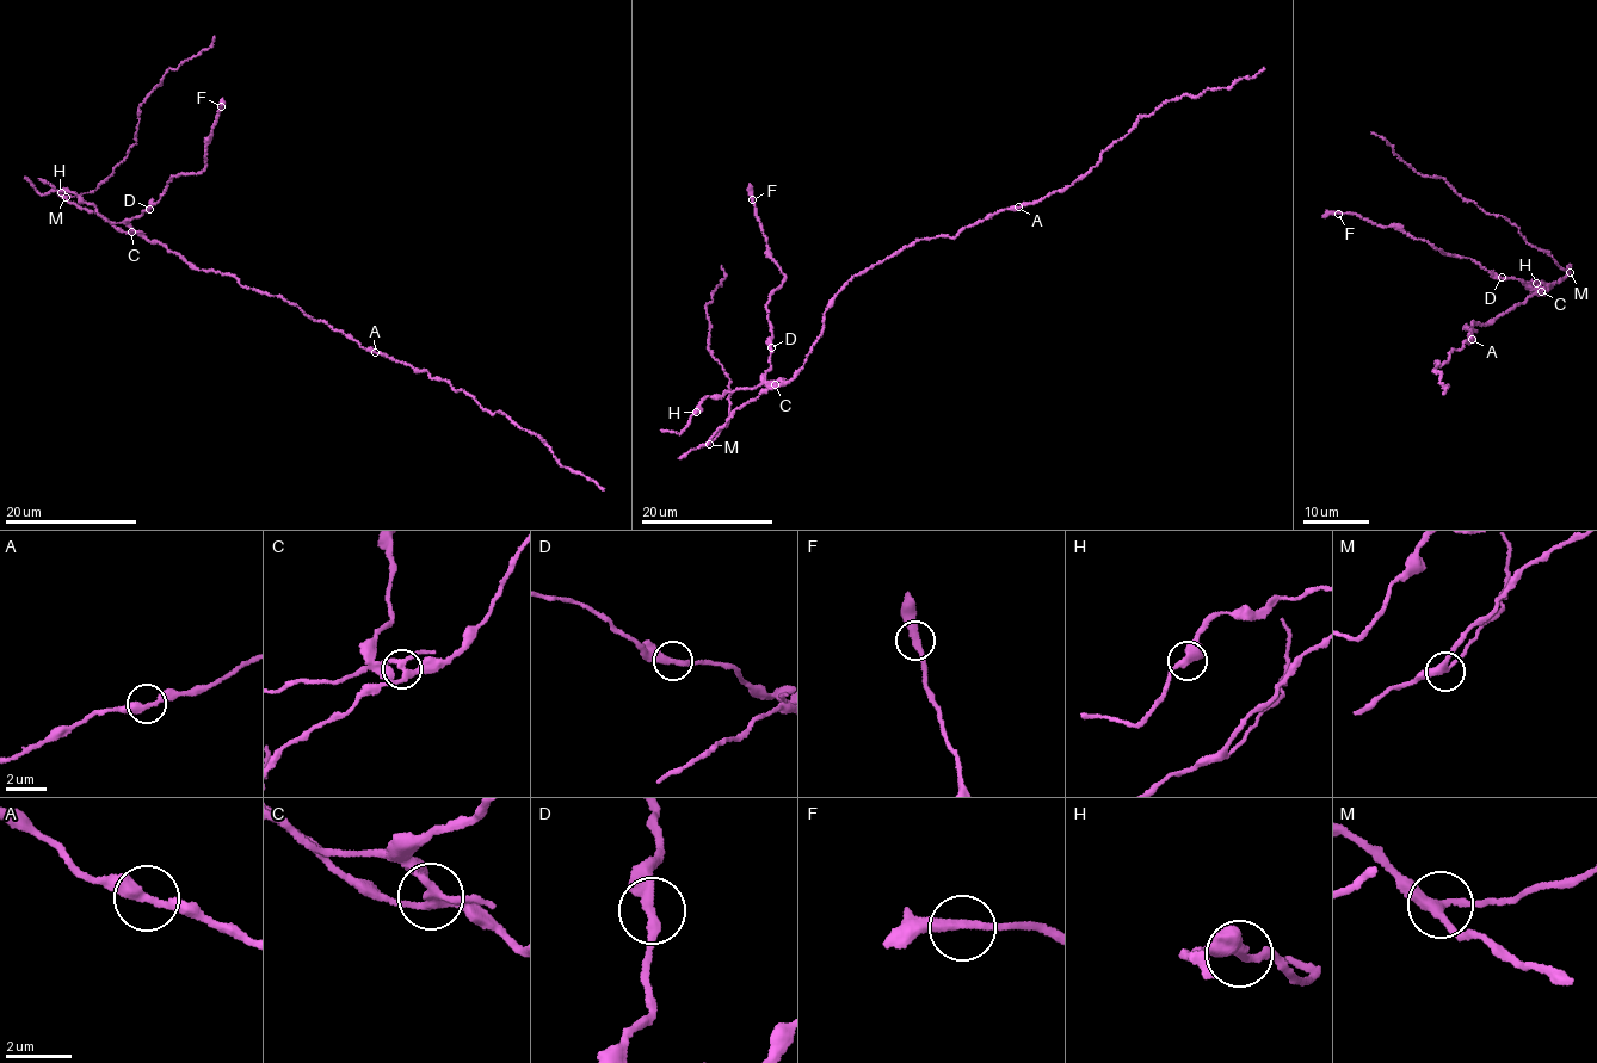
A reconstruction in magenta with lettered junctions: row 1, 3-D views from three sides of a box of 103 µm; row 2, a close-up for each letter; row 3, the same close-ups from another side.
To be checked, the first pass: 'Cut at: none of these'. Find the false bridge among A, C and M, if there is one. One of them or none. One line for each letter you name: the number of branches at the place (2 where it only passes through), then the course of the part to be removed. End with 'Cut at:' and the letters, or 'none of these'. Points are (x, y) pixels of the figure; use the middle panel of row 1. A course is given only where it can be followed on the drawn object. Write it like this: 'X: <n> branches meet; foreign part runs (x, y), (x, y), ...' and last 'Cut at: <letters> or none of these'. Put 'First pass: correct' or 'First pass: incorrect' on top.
First pass: incorrect
C: 3 branches meet; foreign part runs (774, 384), (765, 381), (772, 334), (766, 302), (784, 274), (769, 253), (750, 183)
Cut at: C

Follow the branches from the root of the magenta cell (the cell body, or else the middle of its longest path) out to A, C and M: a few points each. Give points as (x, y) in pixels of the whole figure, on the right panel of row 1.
A: (1480, 325), (1473, 321), (1473, 327), (1465, 328), (1475, 329), (1471, 332), (1472, 339)
C: (1480, 325), (1490, 325), (1530, 296), (1542, 292), (1540, 291)
M: (1480, 325), (1490, 325), (1545, 290), (1542, 294), (1546, 286), (1570, 272)

